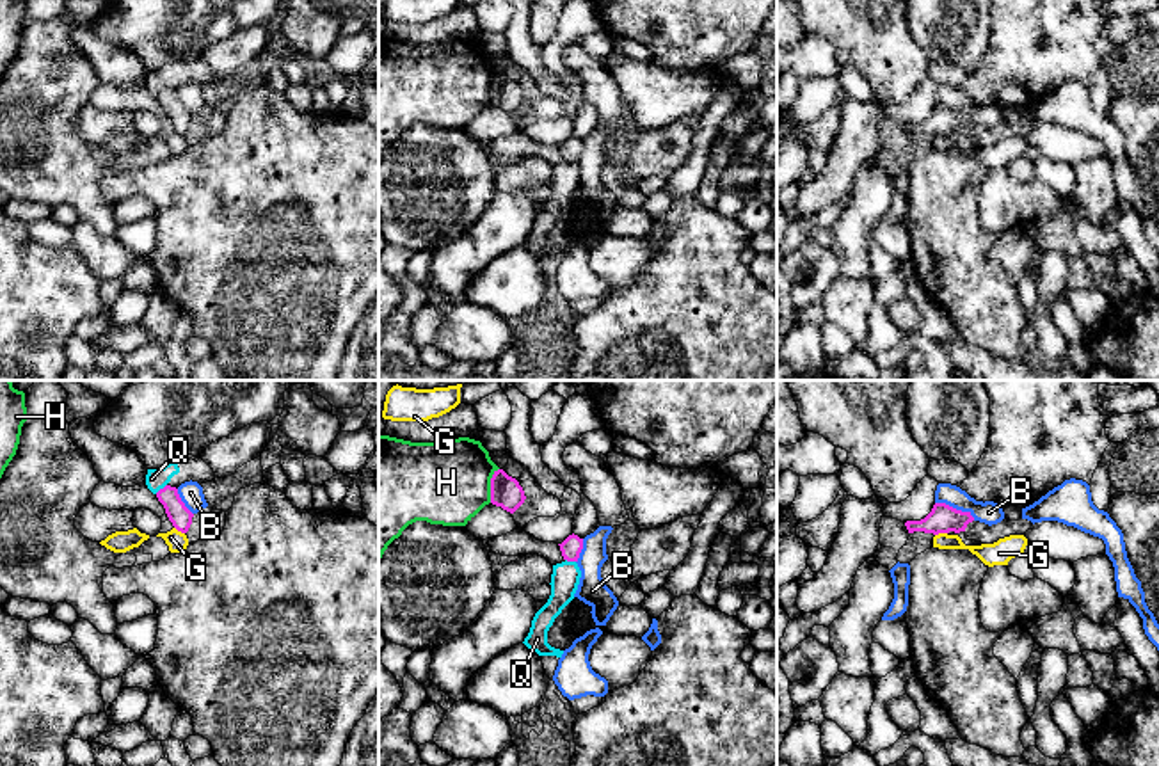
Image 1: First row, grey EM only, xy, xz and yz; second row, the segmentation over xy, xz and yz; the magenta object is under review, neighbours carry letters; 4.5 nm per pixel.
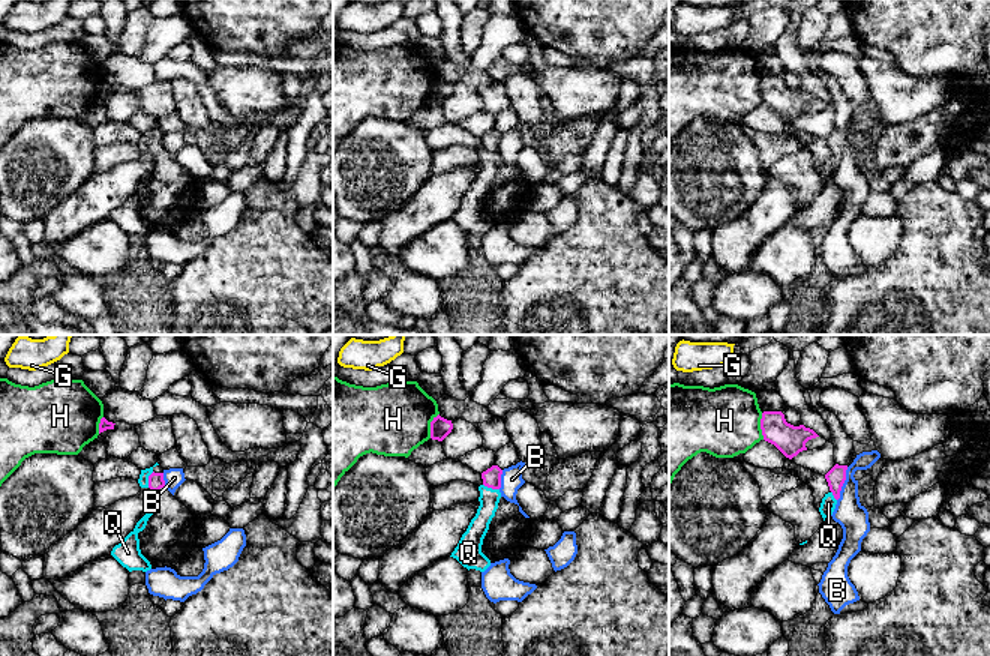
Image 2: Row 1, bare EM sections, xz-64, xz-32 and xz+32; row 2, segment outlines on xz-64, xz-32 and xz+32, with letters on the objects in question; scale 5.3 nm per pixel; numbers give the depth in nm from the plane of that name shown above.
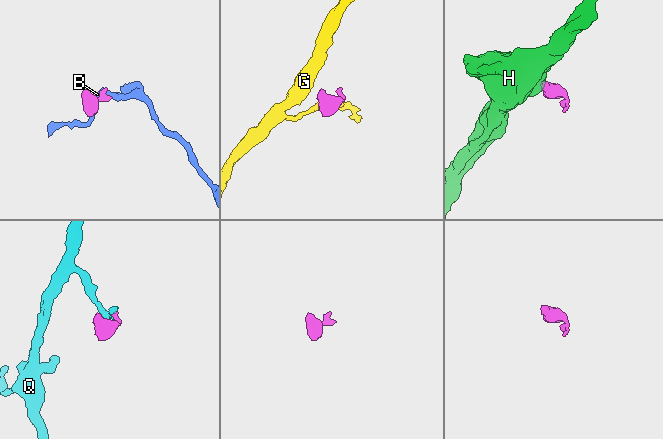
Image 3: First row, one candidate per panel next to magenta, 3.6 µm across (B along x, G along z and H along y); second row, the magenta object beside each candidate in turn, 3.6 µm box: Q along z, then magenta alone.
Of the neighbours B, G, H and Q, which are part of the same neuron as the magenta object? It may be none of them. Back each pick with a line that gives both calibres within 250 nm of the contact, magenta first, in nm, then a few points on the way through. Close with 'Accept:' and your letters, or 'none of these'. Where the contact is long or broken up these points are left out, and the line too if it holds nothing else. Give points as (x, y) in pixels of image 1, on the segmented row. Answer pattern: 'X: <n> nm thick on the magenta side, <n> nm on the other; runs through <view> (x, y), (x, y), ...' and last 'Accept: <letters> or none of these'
Accept: none of these

